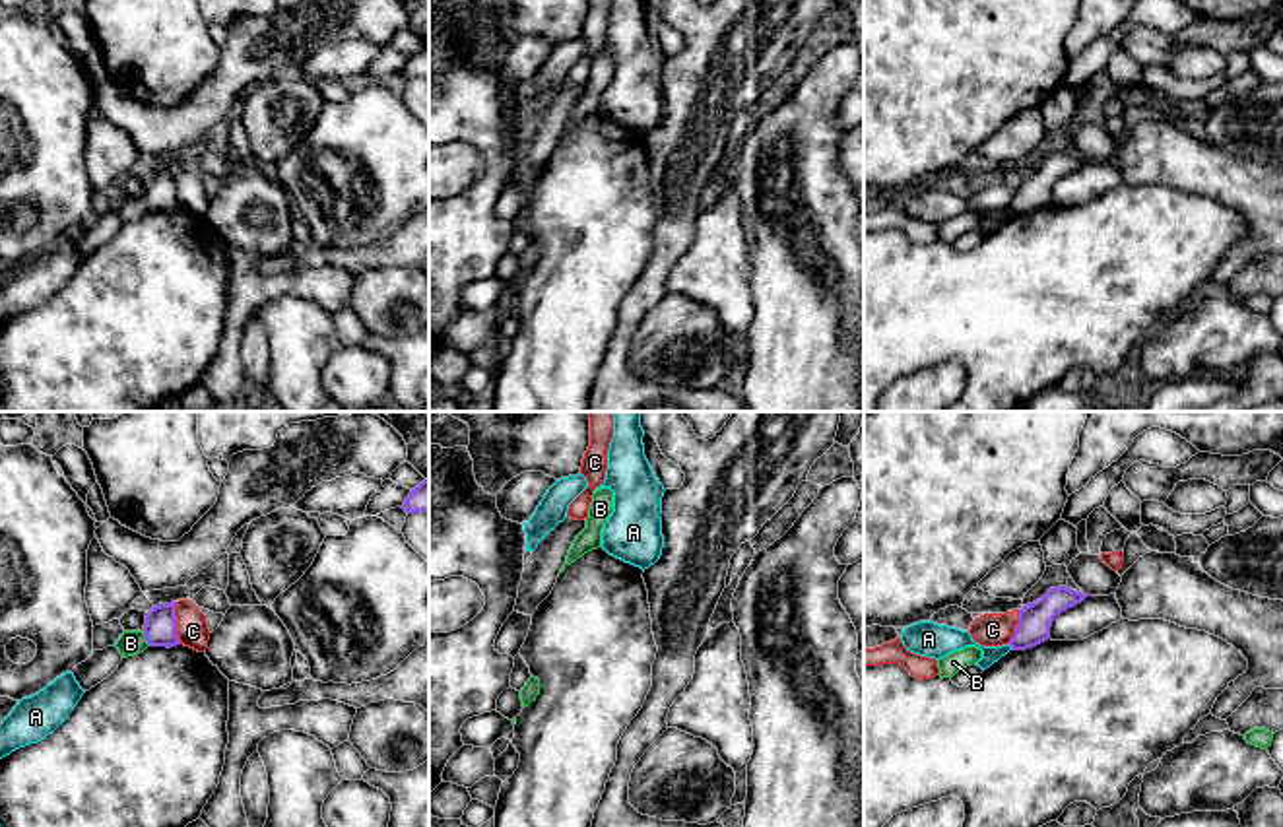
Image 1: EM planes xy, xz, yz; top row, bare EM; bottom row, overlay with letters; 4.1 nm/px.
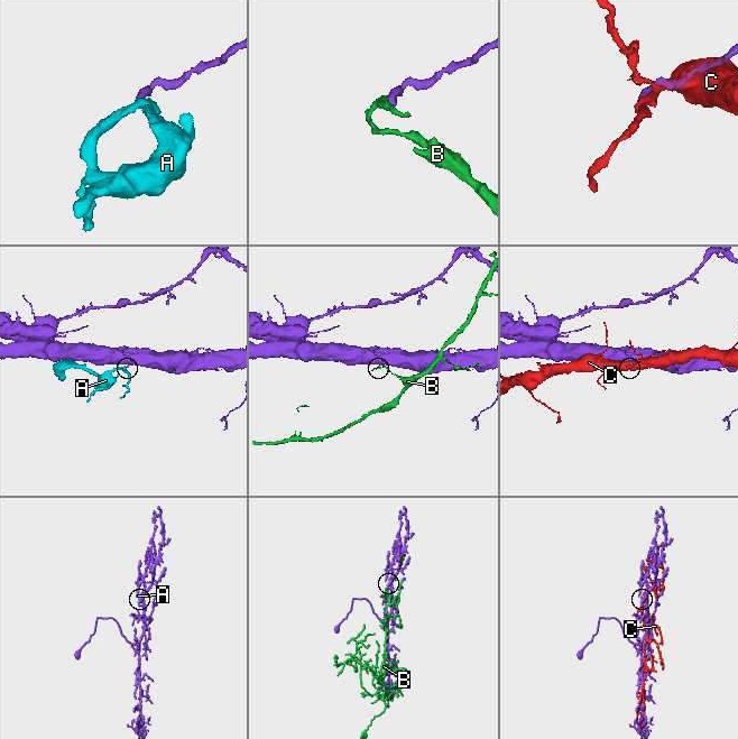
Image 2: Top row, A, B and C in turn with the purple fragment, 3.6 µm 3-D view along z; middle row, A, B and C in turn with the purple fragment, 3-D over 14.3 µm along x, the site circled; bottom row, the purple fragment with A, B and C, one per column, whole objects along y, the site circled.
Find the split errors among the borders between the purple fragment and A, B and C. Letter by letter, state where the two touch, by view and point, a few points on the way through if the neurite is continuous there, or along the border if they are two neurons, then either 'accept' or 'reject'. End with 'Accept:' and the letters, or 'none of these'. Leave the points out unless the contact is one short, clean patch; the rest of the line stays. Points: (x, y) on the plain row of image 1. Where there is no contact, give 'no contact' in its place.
A: contact yz (1010, 210); border yz (1008, 208), (1012, 214); reject
B: contact xy (146, 204); border xy (142, 197), (150, 210); reject
C: contact xy (175, 189); reject
Accept: none of these

